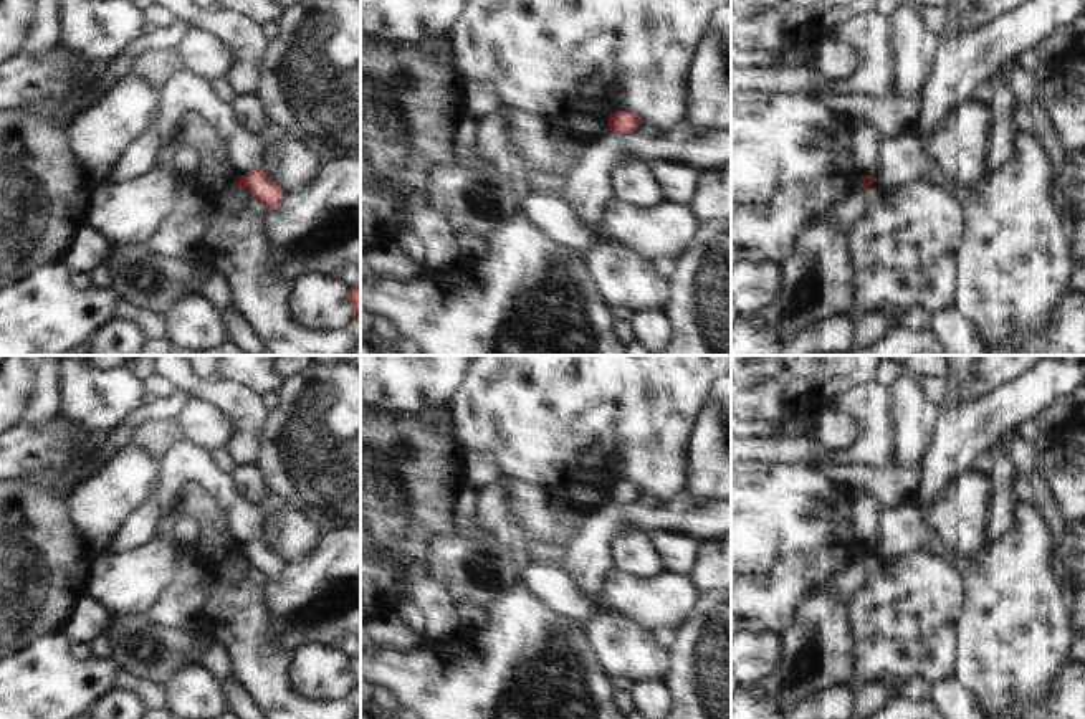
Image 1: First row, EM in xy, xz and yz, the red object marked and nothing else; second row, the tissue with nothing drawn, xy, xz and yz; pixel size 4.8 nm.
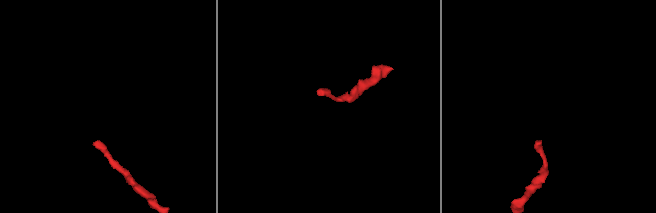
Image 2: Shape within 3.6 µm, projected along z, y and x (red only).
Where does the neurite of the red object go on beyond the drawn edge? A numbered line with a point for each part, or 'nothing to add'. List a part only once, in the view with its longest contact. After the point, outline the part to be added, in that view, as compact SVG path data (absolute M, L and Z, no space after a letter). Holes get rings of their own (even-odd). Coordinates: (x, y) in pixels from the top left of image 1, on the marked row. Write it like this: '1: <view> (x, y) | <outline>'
1: xy (184, 91) | M185 68L177 69L159 91L157 117L146 132L132 139L108 180L114 185L131 182L155 167L159 147L174 136L179 116L195 112L225 142L232 169L238 175L261 169L261 144L258 136L243 129L230 107L222 102L210 83Z

